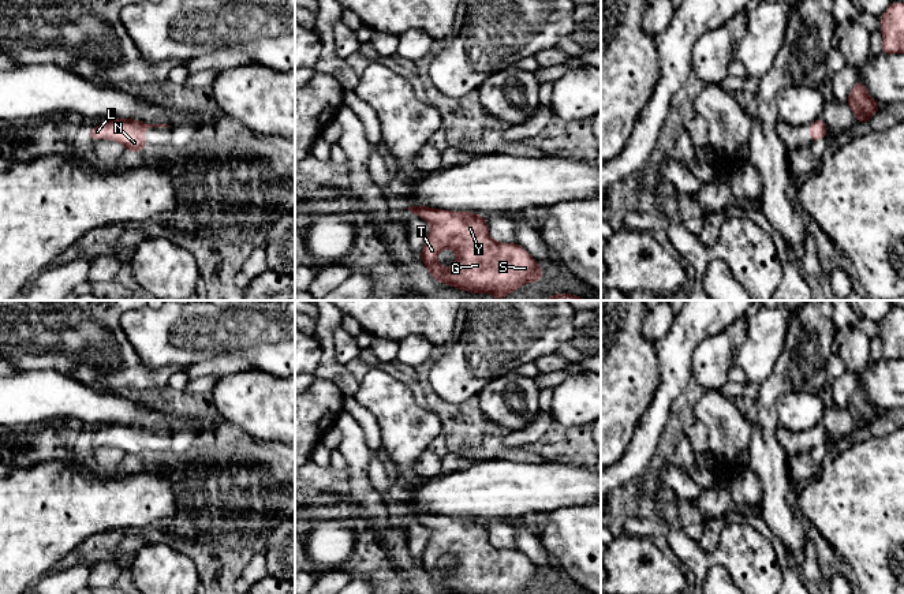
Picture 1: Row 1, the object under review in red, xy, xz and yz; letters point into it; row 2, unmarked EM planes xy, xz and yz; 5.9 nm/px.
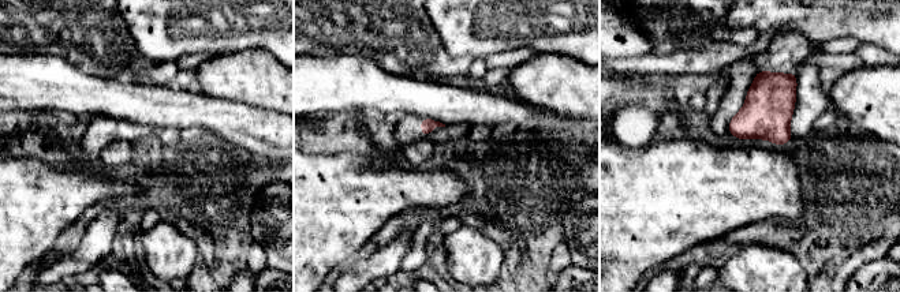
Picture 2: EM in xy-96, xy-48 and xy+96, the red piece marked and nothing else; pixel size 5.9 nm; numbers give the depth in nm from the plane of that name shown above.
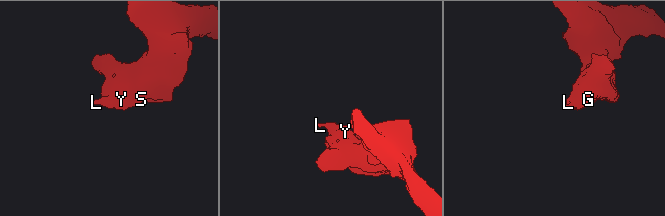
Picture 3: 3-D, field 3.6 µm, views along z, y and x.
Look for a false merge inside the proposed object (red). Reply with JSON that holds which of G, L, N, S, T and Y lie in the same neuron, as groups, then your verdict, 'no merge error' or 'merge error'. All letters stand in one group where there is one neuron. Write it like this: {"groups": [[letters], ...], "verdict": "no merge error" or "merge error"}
{"groups": [["G", "L", "N", "S", "T", "Y"]], "verdict": "no merge error"}

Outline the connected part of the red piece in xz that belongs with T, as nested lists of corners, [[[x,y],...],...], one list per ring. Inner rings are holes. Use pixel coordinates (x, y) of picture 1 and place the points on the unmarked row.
[[[427,512],[406,513],[412,520],[421,522],[430,530],[430,538],[421,557],[421,567],[432,583],[442,590],[456,594],[519,594],[530,587],[541,587],[542,576],[535,565],[516,548],[498,549],[489,542],[483,522],[468,518],[449,518]],[[442,554],[456,557],[456,568],[442,574],[437,560]]]

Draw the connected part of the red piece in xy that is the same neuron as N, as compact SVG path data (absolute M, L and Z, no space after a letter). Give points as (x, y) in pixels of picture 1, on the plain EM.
M112 425L107 426L100 432L93 433L87 441L91 447L96 445L112 445L120 448L131 459L139 459L145 452L146 447L143 438L152 433L171 433L167 430L146 430L141 426L132 425Z

